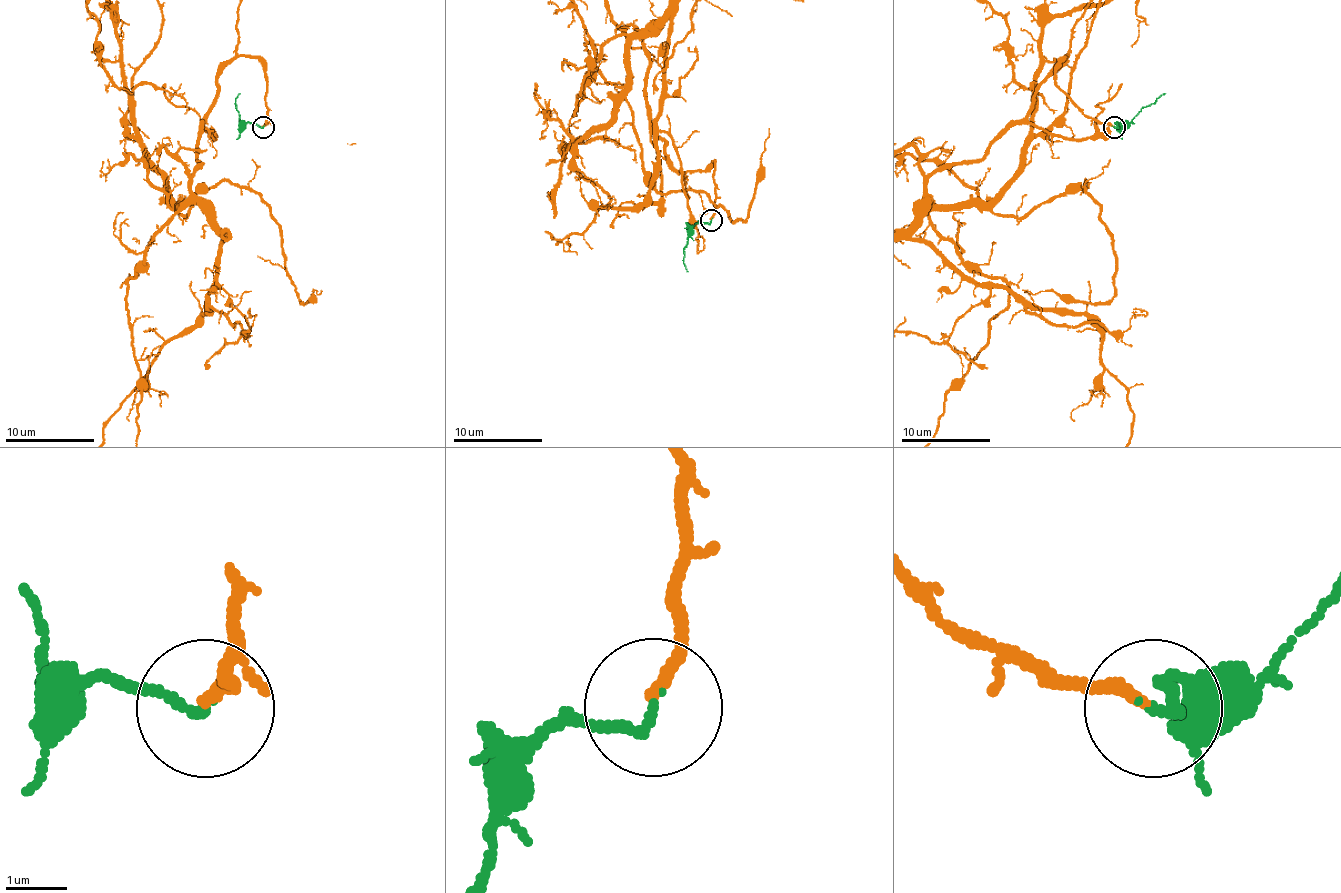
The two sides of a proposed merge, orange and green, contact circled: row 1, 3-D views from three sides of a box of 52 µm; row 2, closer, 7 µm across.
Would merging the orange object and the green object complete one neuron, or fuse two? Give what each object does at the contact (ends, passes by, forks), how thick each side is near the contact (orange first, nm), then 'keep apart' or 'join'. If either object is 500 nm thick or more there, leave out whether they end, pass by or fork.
orange ends | green ends | 180/150 nm | join

